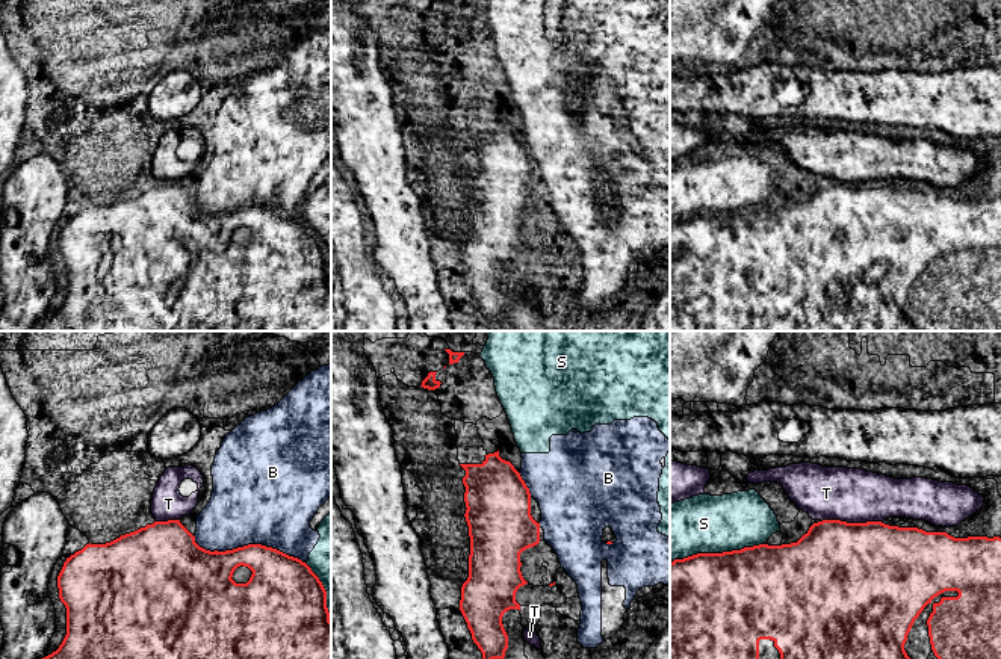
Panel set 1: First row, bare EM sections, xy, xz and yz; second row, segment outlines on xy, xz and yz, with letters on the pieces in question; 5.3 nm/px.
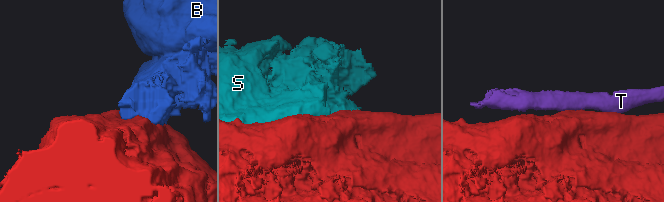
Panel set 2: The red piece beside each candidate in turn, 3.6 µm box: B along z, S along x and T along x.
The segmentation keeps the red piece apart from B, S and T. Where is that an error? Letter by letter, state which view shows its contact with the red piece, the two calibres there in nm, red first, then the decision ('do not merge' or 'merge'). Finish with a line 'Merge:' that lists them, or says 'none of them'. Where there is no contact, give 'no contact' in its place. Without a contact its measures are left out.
B: xy | 300/480 nm | do not merge
S: yz | 500/320 nm | do not merge
T: yz | 500/280 nm | do not merge
Merge: none of them

